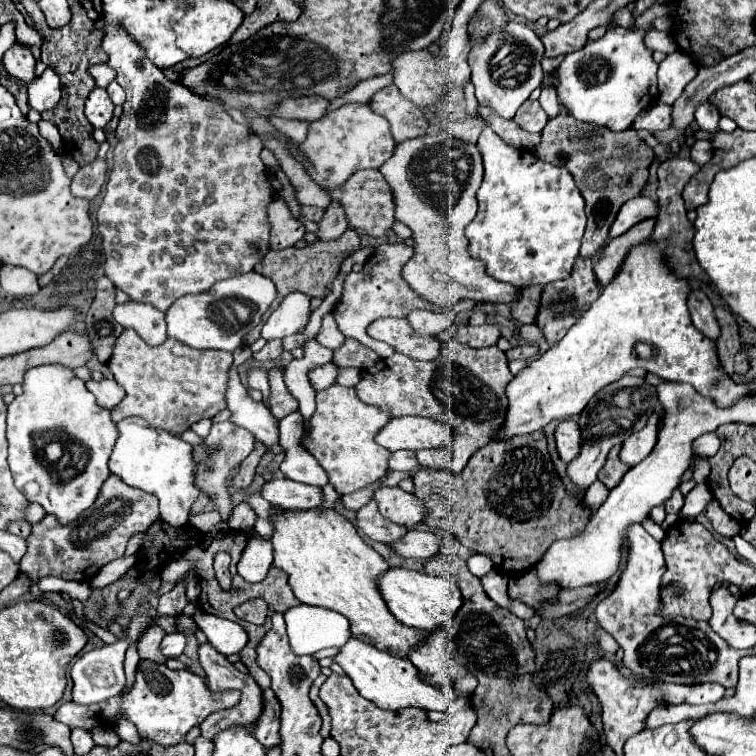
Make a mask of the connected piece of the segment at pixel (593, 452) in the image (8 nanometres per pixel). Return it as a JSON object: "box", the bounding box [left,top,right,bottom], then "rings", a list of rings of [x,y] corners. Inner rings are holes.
{"box":[568,375,662,487],"rings":[[[626,375],[622,377],[620,381],[604,387],[602,391],[598,391],[588,407],[582,411],[578,423],[580,423],[580,431],[584,435],[584,447],[582,447],[582,453],[580,457],[576,457],[570,465],[568,465],[568,475],[570,479],[578,485],[578,487],[590,487],[596,477],[598,477],[598,471],[602,469],[602,465],[606,463],[606,457],[608,457],[608,451],[618,445],[618,443],[624,443],[624,439],[632,433],[632,431],[638,431],[646,425],[646,421],[650,419],[652,413],[660,413],[662,411],[662,403],[658,399],[658,393],[656,393],[656,387],[654,385],[648,385],[644,381],[644,377],[632,377],[632,375]]]}

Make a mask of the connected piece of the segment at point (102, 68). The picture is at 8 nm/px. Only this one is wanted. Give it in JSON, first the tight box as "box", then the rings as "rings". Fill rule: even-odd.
{"box":[88,63,114,87],"rings":[[[102,63],[102,65],[92,65],[90,69],[88,69],[88,73],[92,75],[92,79],[96,81],[96,85],[100,85],[100,87],[106,87],[106,85],[110,85],[112,81],[114,81],[114,71],[112,71],[112,67],[108,67],[106,63]]]}

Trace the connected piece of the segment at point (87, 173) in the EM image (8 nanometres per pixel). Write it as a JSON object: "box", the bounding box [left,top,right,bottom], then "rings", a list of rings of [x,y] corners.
{"box":[72,159,108,199],"rings":[[[94,159],[86,167],[80,167],[80,171],[72,177],[72,193],[76,197],[94,199],[100,193],[102,185],[106,183],[106,173],[108,173],[106,159]]]}

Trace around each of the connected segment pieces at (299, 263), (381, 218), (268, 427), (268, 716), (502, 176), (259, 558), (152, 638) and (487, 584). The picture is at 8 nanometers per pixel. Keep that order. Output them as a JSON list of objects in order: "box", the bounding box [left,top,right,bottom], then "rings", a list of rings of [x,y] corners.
[{"box":[254,229,360,307],"rings":[[[348,229],[342,237],[334,239],[334,241],[316,241],[314,245],[308,245],[304,249],[282,249],[282,251],[270,251],[268,257],[264,257],[254,269],[262,275],[266,275],[268,279],[274,281],[276,289],[278,289],[278,297],[274,301],[274,307],[292,291],[300,291],[308,297],[326,297],[332,289],[332,281],[336,279],[342,261],[360,247],[360,239],[356,235],[356,231]]]},{"box":[330,169,394,237],"rings":[[[378,169],[356,171],[356,175],[352,175],[352,179],[348,179],[348,183],[344,183],[344,187],[338,187],[336,191],[332,191],[330,197],[332,197],[332,201],[342,203],[342,207],[346,209],[346,215],[350,219],[350,227],[364,229],[368,235],[382,237],[394,223],[392,193],[390,193],[386,179],[380,175]]]},{"box":[226,345,278,445],"rings":[[[246,345],[234,351],[234,363],[228,371],[228,387],[226,387],[226,409],[230,411],[228,421],[238,427],[248,429],[264,445],[274,445],[278,443],[276,419],[264,407],[264,403],[250,399],[248,389],[240,383],[238,365],[248,361],[250,357],[252,357],[252,351]]]},{"box":[254,689,280,747],"rings":[[[264,689],[264,715],[260,723],[256,723],[254,737],[266,747],[280,747],[280,701],[276,699],[272,689]]]},{"box":[466,127,586,287],"rings":[[[486,127],[476,143],[484,159],[484,181],[478,189],[478,213],[474,221],[466,227],[466,237],[470,241],[470,255],[486,263],[488,275],[498,281],[512,283],[516,287],[546,285],[558,279],[566,279],[580,251],[580,241],[586,227],[584,199],[564,167],[556,167],[538,159],[534,153],[524,149],[514,149],[506,145],[492,127]]]},{"box":[238,531,274,583],"rings":[[[256,531],[248,533],[248,547],[242,553],[242,559],[238,563],[238,573],[248,583],[258,583],[268,573],[268,567],[272,567],[274,561],[274,549],[270,541],[264,541]]]},{"box":[138,625,166,663],"rings":[[[152,625],[140,639],[138,643],[138,655],[140,659],[150,659],[150,661],[156,661],[156,663],[164,663],[166,657],[160,653],[160,643],[162,639],[166,637],[164,629],[158,627],[158,625]]]},{"box":[482,571,510,609],"rings":[[[490,571],[486,577],[482,577],[482,587],[486,591],[486,595],[502,609],[510,607],[510,597],[506,593],[508,589],[508,577],[500,577],[500,573]]]}]

